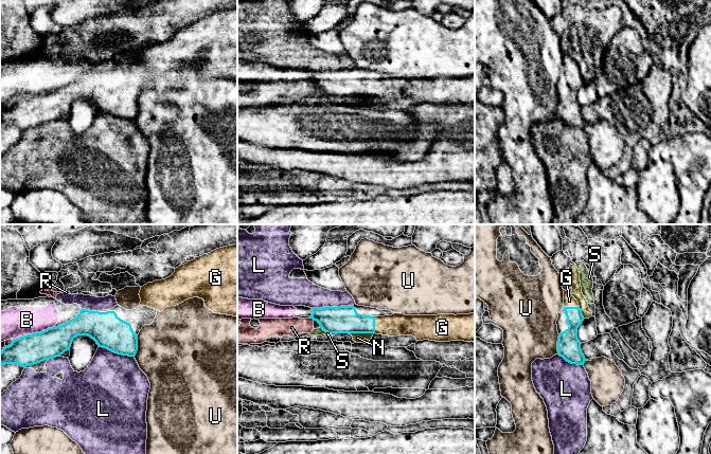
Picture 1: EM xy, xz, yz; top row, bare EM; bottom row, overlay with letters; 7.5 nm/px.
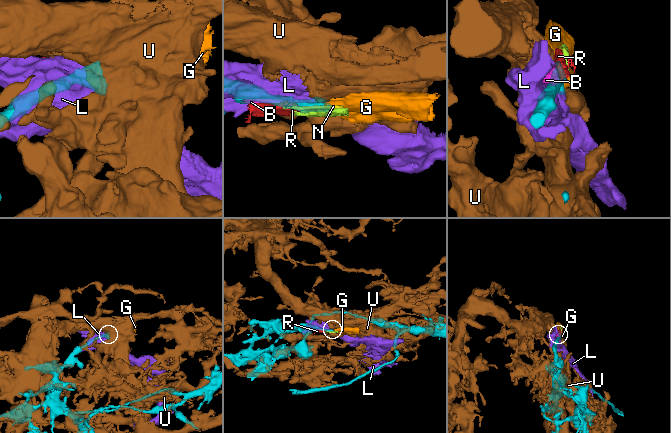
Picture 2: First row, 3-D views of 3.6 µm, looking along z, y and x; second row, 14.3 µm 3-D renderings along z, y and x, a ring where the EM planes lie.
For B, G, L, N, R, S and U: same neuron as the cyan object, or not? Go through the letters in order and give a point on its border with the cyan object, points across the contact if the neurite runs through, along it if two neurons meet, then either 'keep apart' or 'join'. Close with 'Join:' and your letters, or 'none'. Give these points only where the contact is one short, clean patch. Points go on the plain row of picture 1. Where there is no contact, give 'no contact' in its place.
B: meets cyan in xy at (41, 94); border along xy (53, 89), (28, 97); keep apart
G: meets cyan in xz at (374, 88); runs through xz (344, 82), (353, 86), (374, 88), (397, 87); join
L: meets cyan in xz at (332, 70); keep apart
N: meets cyan in xz at (361, 95); border along xz (349, 95), (373, 96); keep apart
R: meets cyan in xz at (313, 82); border along xz (310, 80), (314, 83); keep apart
S: meets cyan in xz at (327, 95); border along xz (319, 90), (327, 95), (336, 96); keep apart
U: meets cyan in yz at (557, 107); keep apart
Join: G

